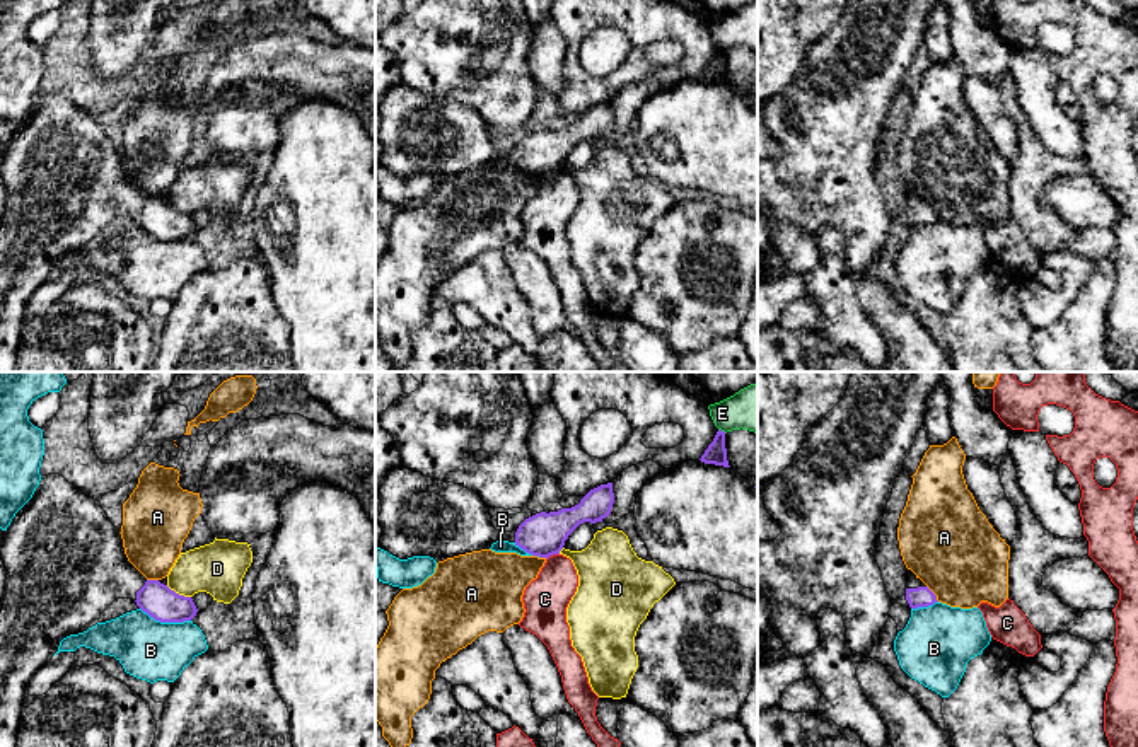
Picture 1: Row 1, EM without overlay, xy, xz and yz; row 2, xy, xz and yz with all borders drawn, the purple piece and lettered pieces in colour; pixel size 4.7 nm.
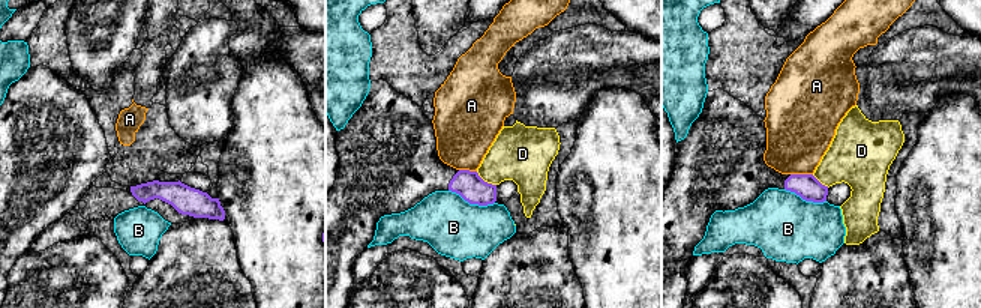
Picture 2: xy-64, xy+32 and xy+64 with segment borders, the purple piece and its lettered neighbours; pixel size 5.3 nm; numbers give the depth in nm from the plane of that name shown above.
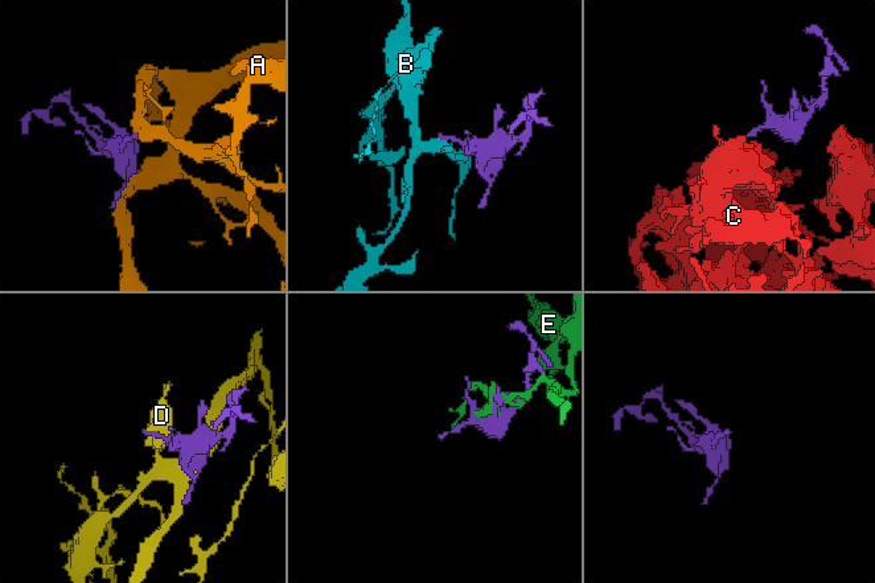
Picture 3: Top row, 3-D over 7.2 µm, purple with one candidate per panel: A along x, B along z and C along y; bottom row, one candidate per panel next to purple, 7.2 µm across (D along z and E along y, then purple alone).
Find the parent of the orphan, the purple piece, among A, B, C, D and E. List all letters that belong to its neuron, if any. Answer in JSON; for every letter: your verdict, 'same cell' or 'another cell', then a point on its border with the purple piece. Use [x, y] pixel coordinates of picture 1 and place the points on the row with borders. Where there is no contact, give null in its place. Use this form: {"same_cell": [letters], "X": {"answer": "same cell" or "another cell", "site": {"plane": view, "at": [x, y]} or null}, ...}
{"same_cell": [], "A": {"answer": "another cell", "site": {"plane": "yz", "at": [934, 594]}}, "B": {"answer": "another cell", "site": {"plane": "xy", "at": [166, 621]}}, "C": {"answer": "another cell", "site": {"plane": "xz", "at": [551, 555]}}, "D": {"answer": "another cell", "site": {"plane": "xy", "at": [178, 594]}}, "E": {"answer": "another cell", "site": {"plane": "xz", "at": [720, 430]}}}

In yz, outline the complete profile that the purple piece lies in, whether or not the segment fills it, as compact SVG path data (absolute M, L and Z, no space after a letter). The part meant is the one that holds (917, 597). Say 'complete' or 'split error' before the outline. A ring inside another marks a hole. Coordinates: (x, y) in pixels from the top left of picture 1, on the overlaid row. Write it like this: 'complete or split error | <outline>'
split error | M908 570L906 600L911 609L938 602L937 595L911 570Z

